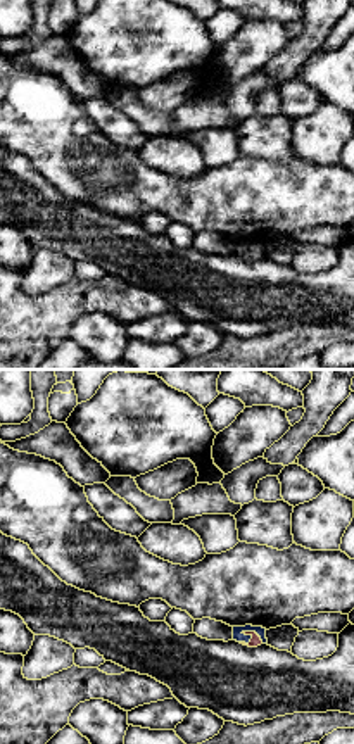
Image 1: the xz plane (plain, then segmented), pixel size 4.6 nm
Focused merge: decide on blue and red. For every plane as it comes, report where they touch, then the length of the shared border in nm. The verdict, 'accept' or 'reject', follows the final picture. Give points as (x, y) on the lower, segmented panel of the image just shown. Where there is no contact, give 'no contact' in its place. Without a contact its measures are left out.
meets blue at (252, 630); contact 120 nm long

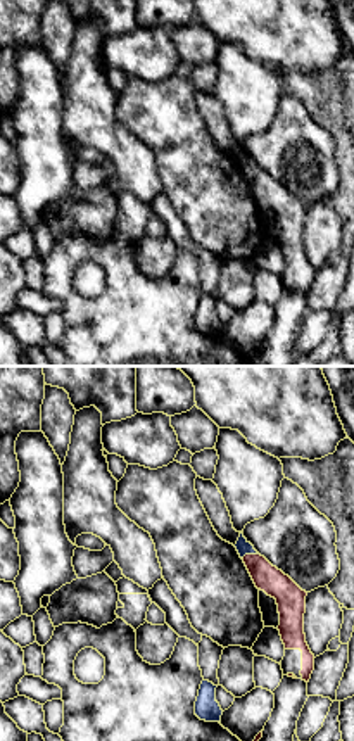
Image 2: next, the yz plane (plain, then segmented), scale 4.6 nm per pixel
meets blue at (249, 553); contact 80 nm long

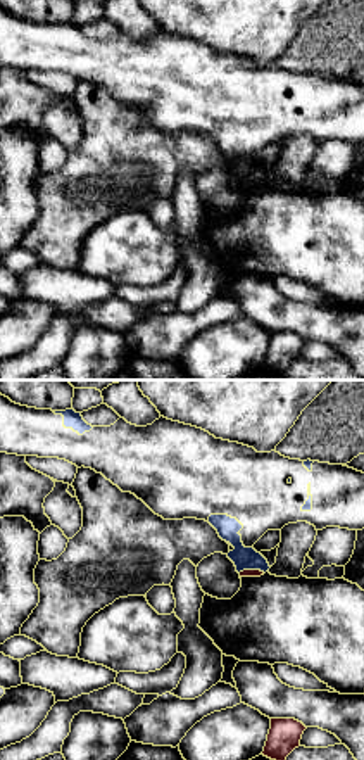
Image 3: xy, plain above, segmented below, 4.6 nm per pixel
meets blue at (252, 569); contact 130 nm long

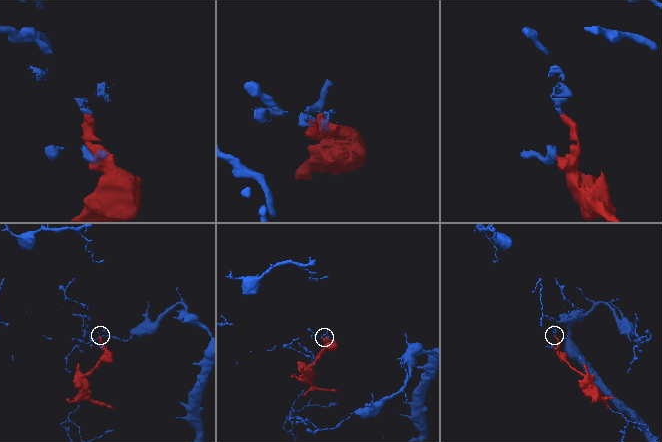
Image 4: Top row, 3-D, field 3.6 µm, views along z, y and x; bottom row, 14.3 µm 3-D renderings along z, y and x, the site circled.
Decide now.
reject

